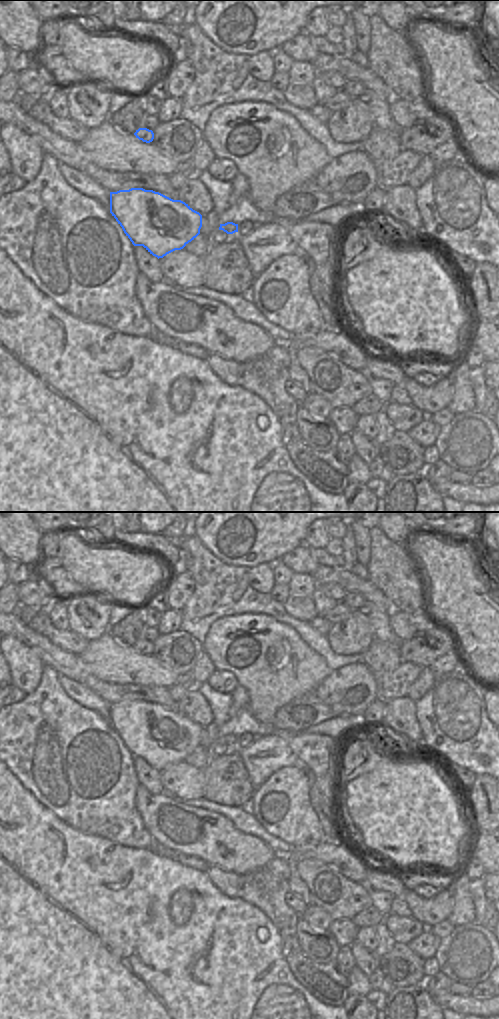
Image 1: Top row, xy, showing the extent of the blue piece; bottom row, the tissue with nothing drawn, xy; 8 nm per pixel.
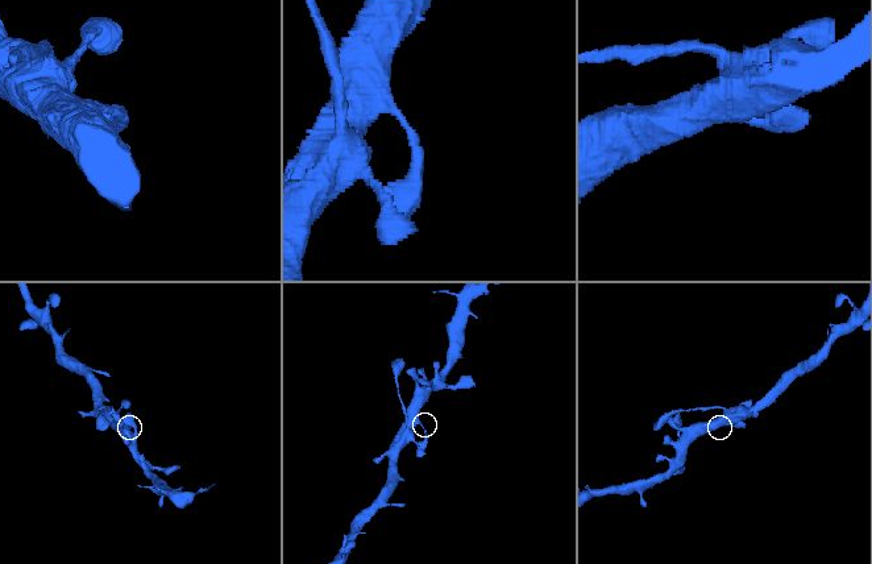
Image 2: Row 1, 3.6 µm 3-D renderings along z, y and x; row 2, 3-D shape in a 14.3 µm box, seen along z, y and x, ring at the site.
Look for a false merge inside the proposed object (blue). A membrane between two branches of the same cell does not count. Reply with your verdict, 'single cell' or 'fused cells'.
fused cells

